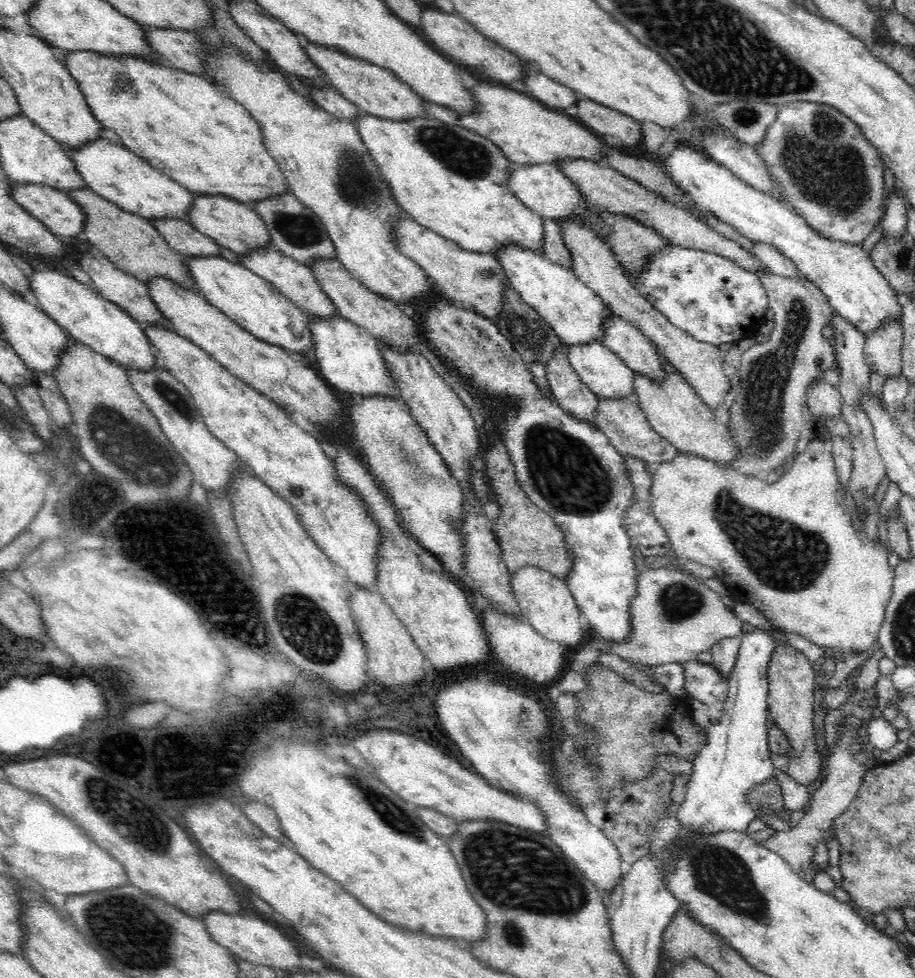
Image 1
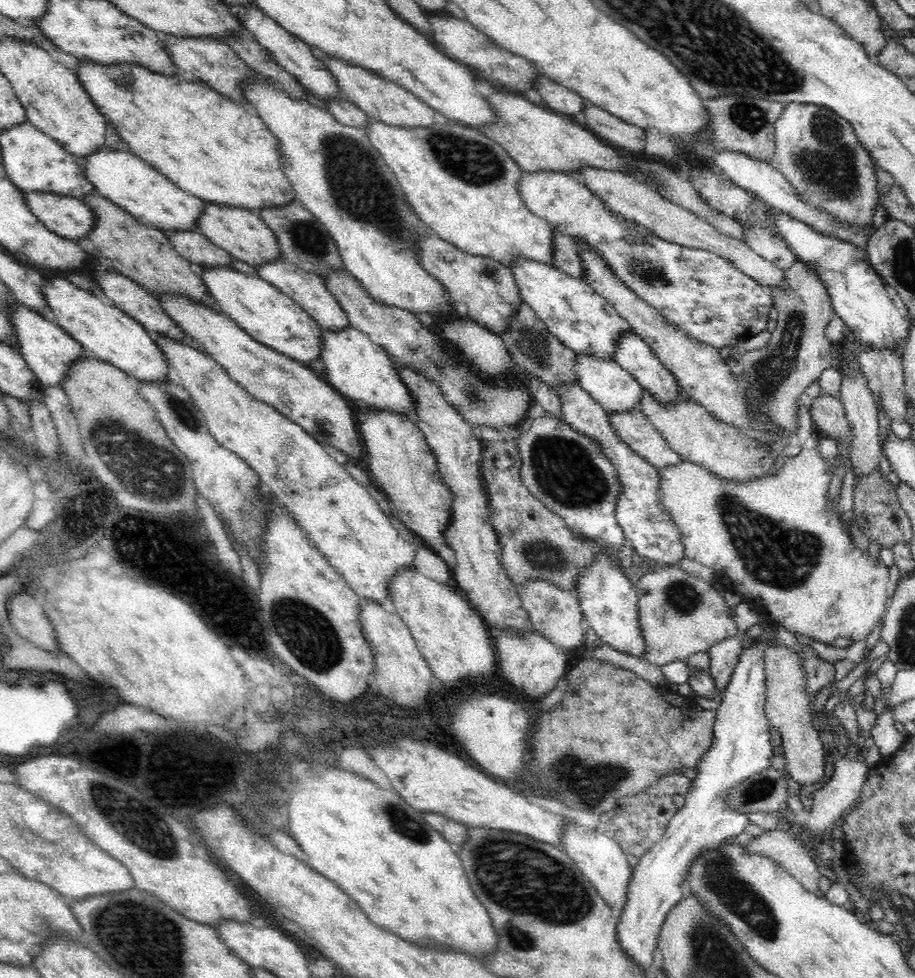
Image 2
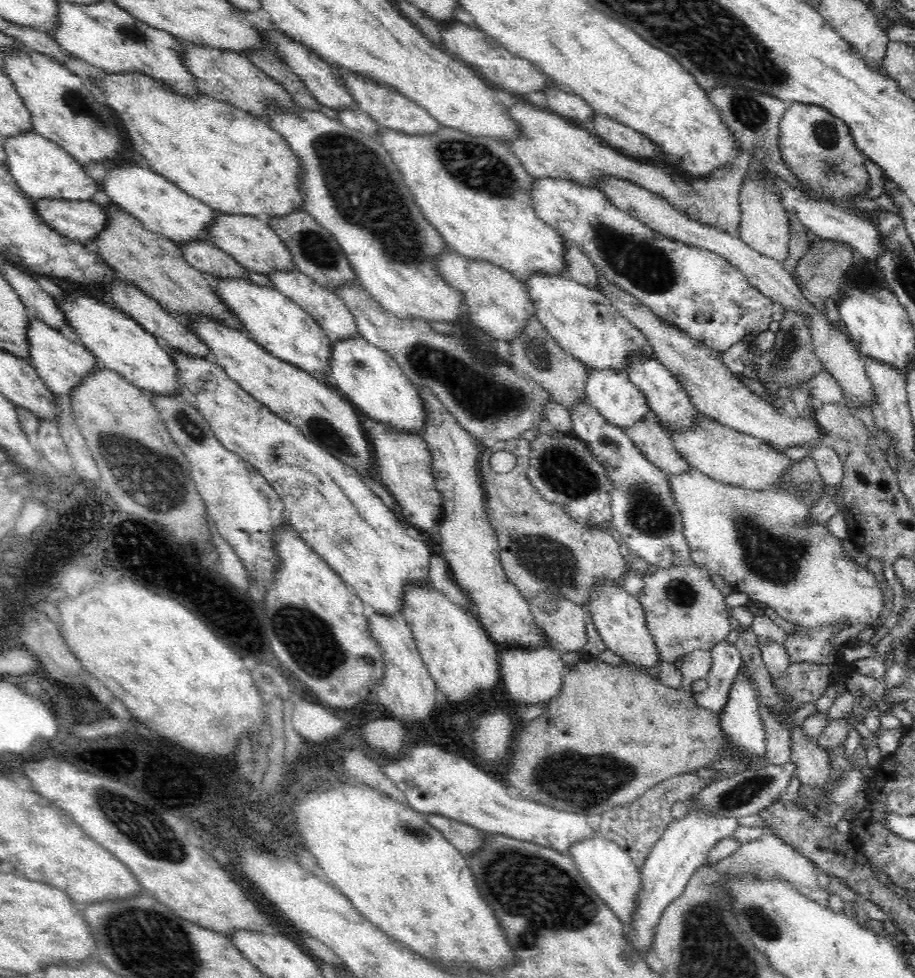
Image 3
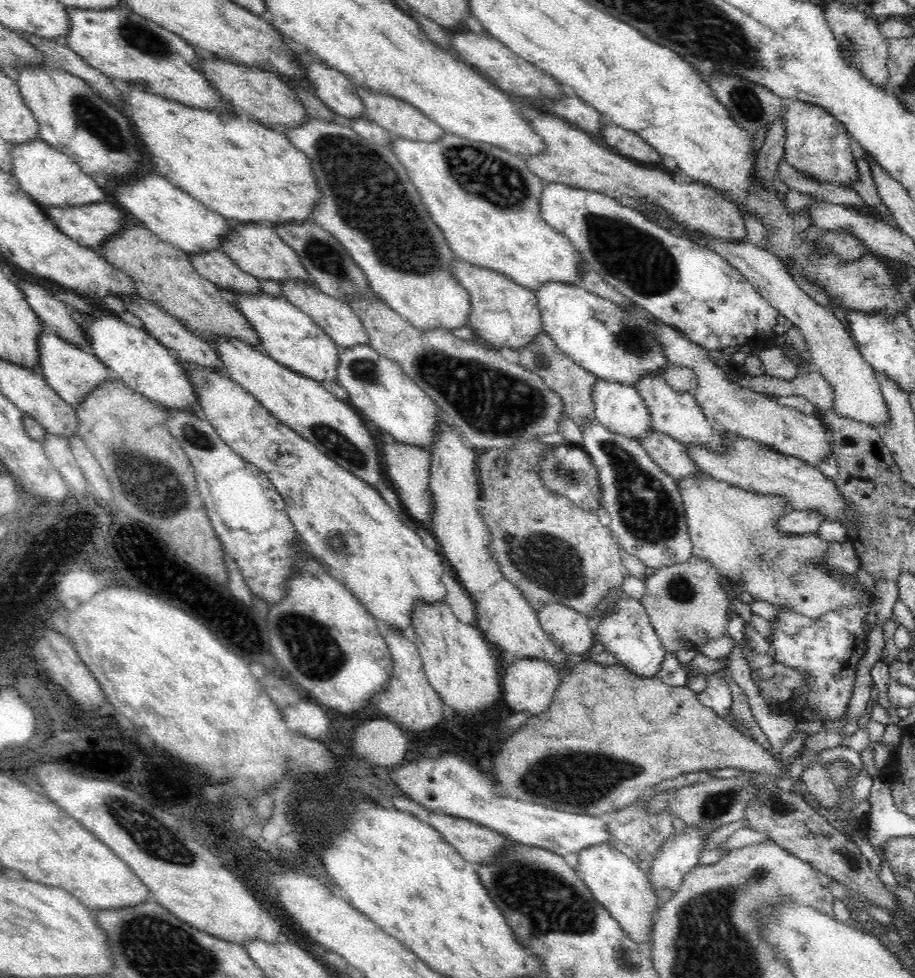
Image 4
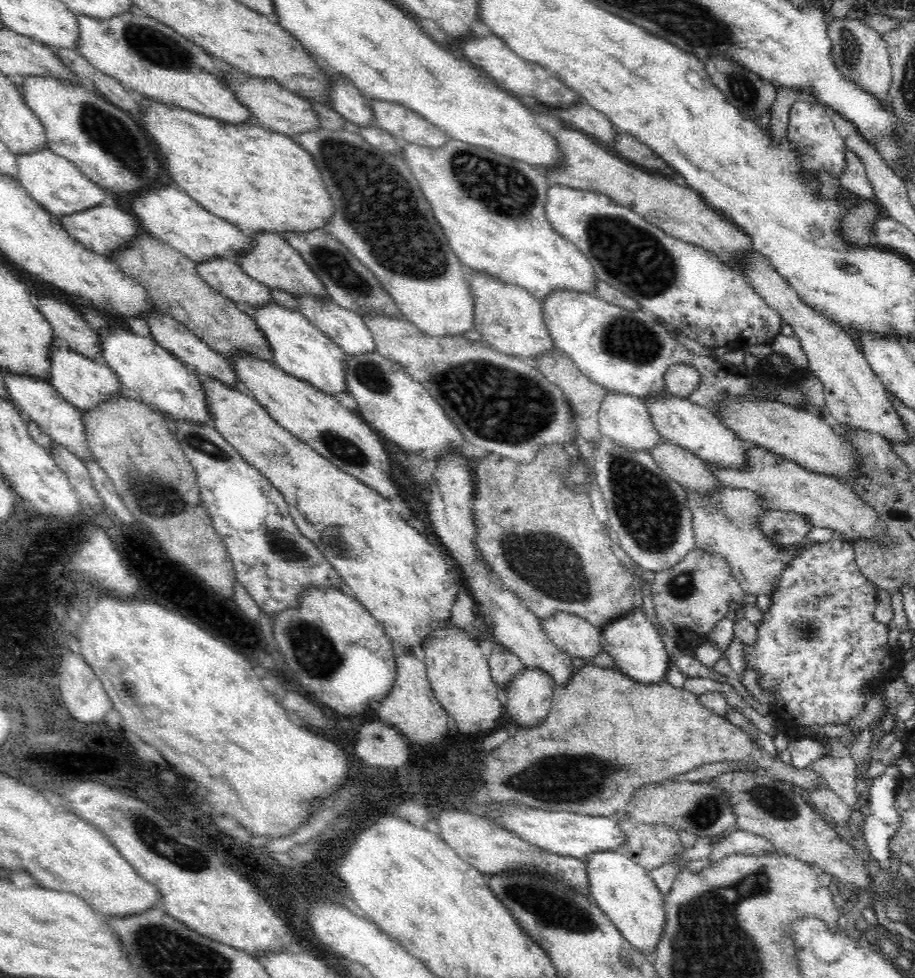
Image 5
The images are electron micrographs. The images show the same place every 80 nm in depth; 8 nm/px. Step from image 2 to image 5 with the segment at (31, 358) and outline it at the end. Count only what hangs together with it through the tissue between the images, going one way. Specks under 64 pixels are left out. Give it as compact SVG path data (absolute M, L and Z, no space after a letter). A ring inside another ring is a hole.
M54 339L51 344L51 369L49 383L65 398L82 412L92 410L104 400L121 392L121 384L116 373L102 360L92 359L84 354L77 353L62 340Z

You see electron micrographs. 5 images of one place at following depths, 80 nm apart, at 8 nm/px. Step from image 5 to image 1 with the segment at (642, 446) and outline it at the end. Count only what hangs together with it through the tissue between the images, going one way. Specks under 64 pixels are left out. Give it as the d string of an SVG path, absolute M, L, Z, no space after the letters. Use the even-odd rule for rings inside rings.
M590 341L586 344L569 345L568 349L569 361L574 367L574 371L578 373L582 383L586 383L592 389L592 392L596 393L596 396L610 397L615 400L618 400L618 398L635 400L633 387L635 372L603 342Z

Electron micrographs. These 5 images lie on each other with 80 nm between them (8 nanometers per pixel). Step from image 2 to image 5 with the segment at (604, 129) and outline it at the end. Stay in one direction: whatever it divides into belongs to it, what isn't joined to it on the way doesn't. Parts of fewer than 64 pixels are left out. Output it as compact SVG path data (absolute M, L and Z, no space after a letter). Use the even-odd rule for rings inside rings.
M618 132L613 140L613 146L616 152L622 154L623 158L631 164L648 168L648 170L656 170L660 174L662 170L666 170L667 162L630 133Z

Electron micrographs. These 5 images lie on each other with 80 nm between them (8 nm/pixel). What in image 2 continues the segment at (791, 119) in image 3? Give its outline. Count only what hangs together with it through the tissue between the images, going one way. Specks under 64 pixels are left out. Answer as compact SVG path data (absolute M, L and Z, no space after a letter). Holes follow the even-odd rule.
M788 103L774 126L775 153L771 165L788 179L804 204L830 213L830 217L837 222L847 222L859 230L867 229L873 222L880 196L876 183L876 164L868 149L858 140L850 122L825 105Z

